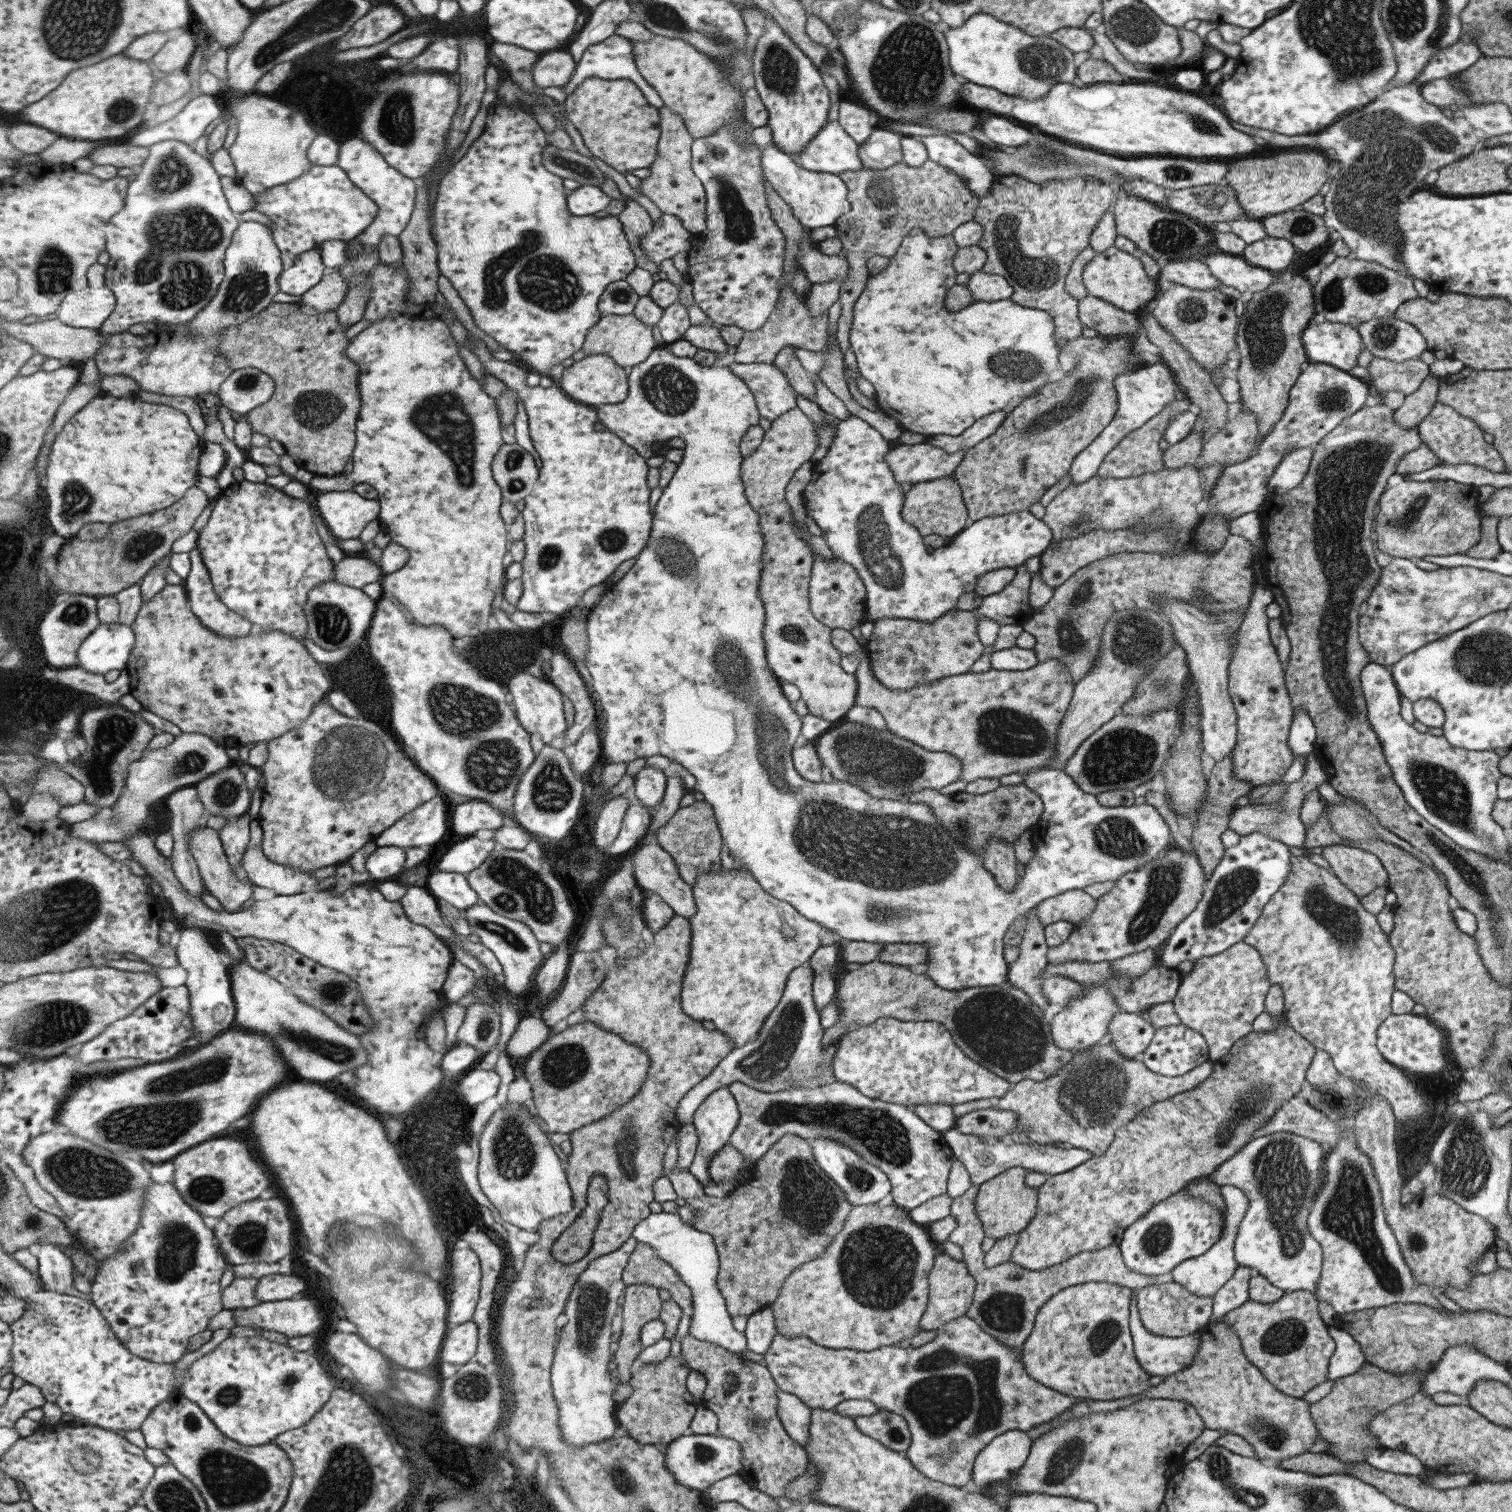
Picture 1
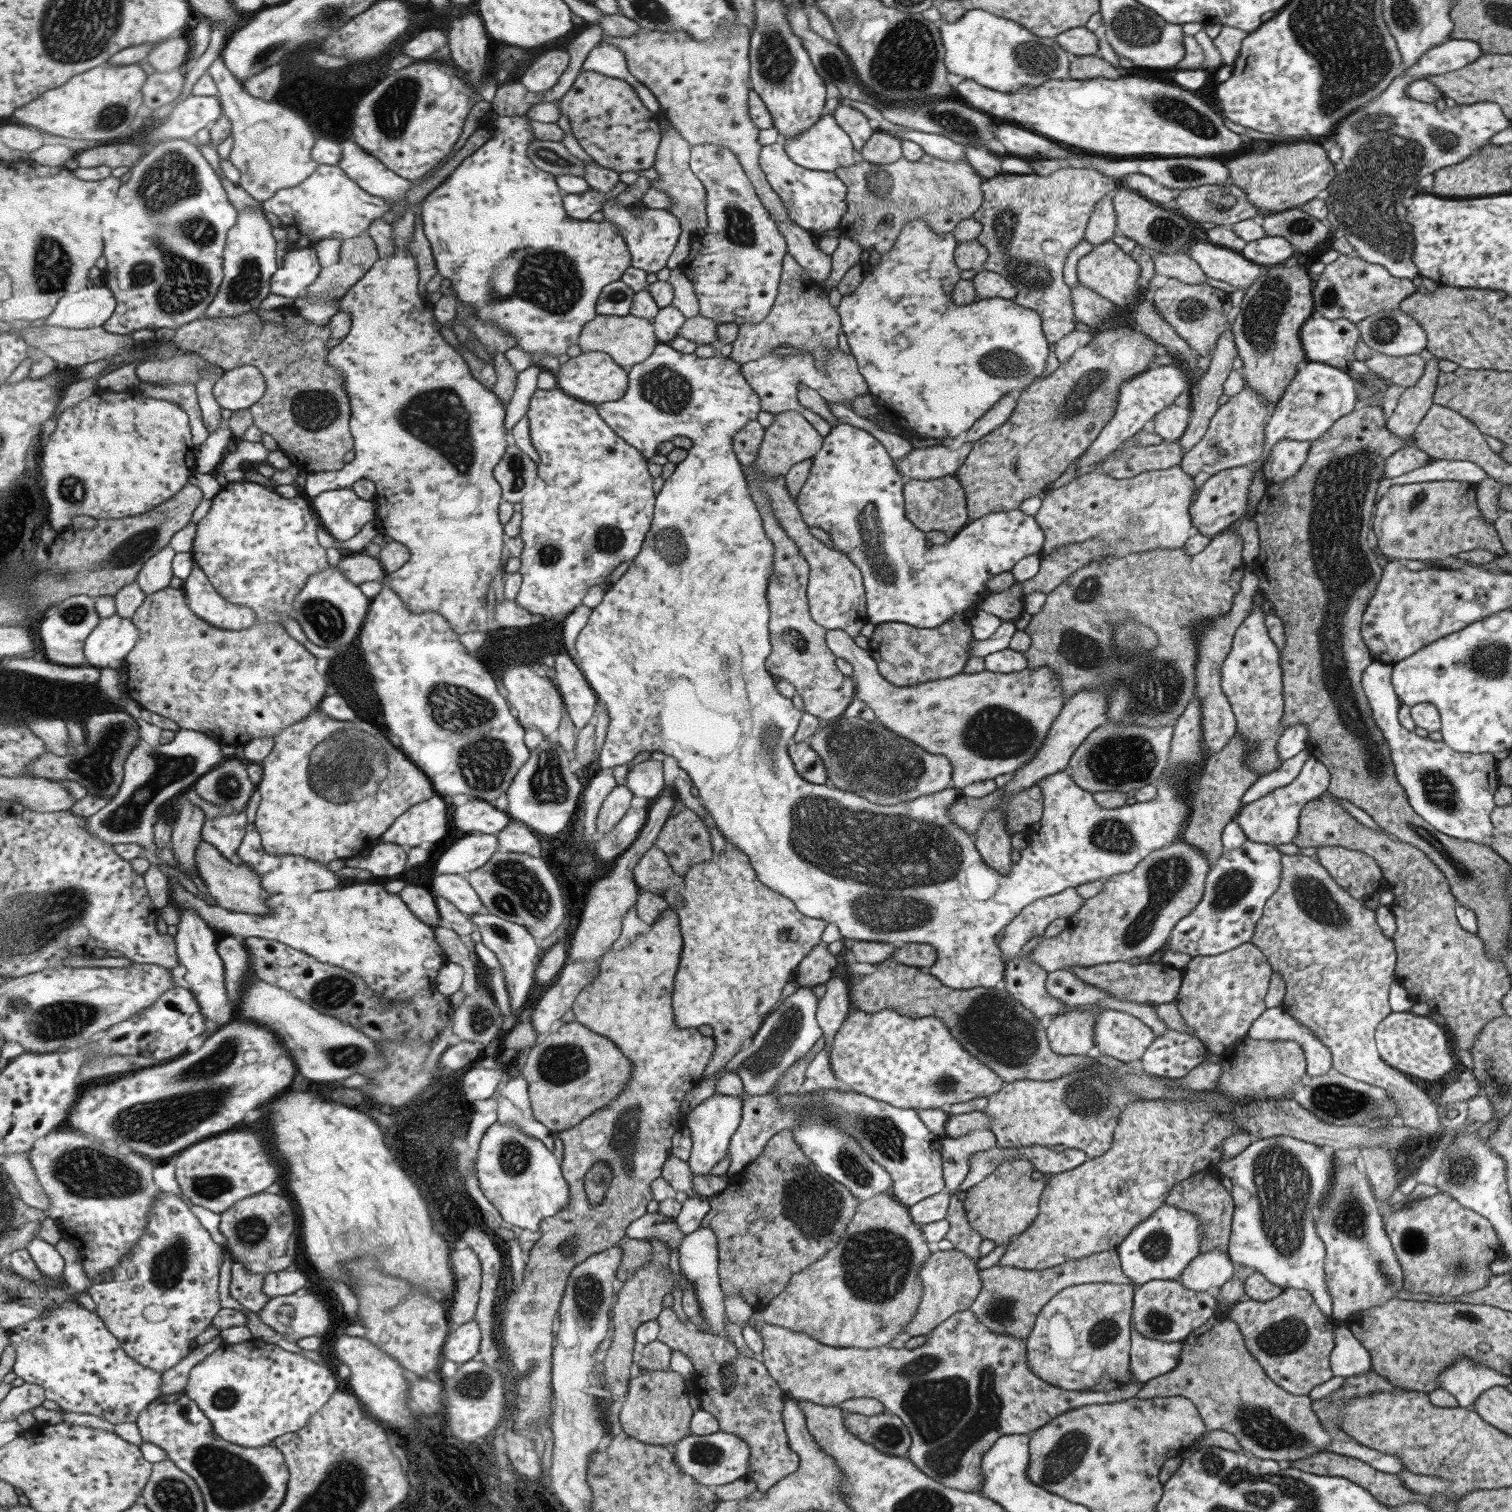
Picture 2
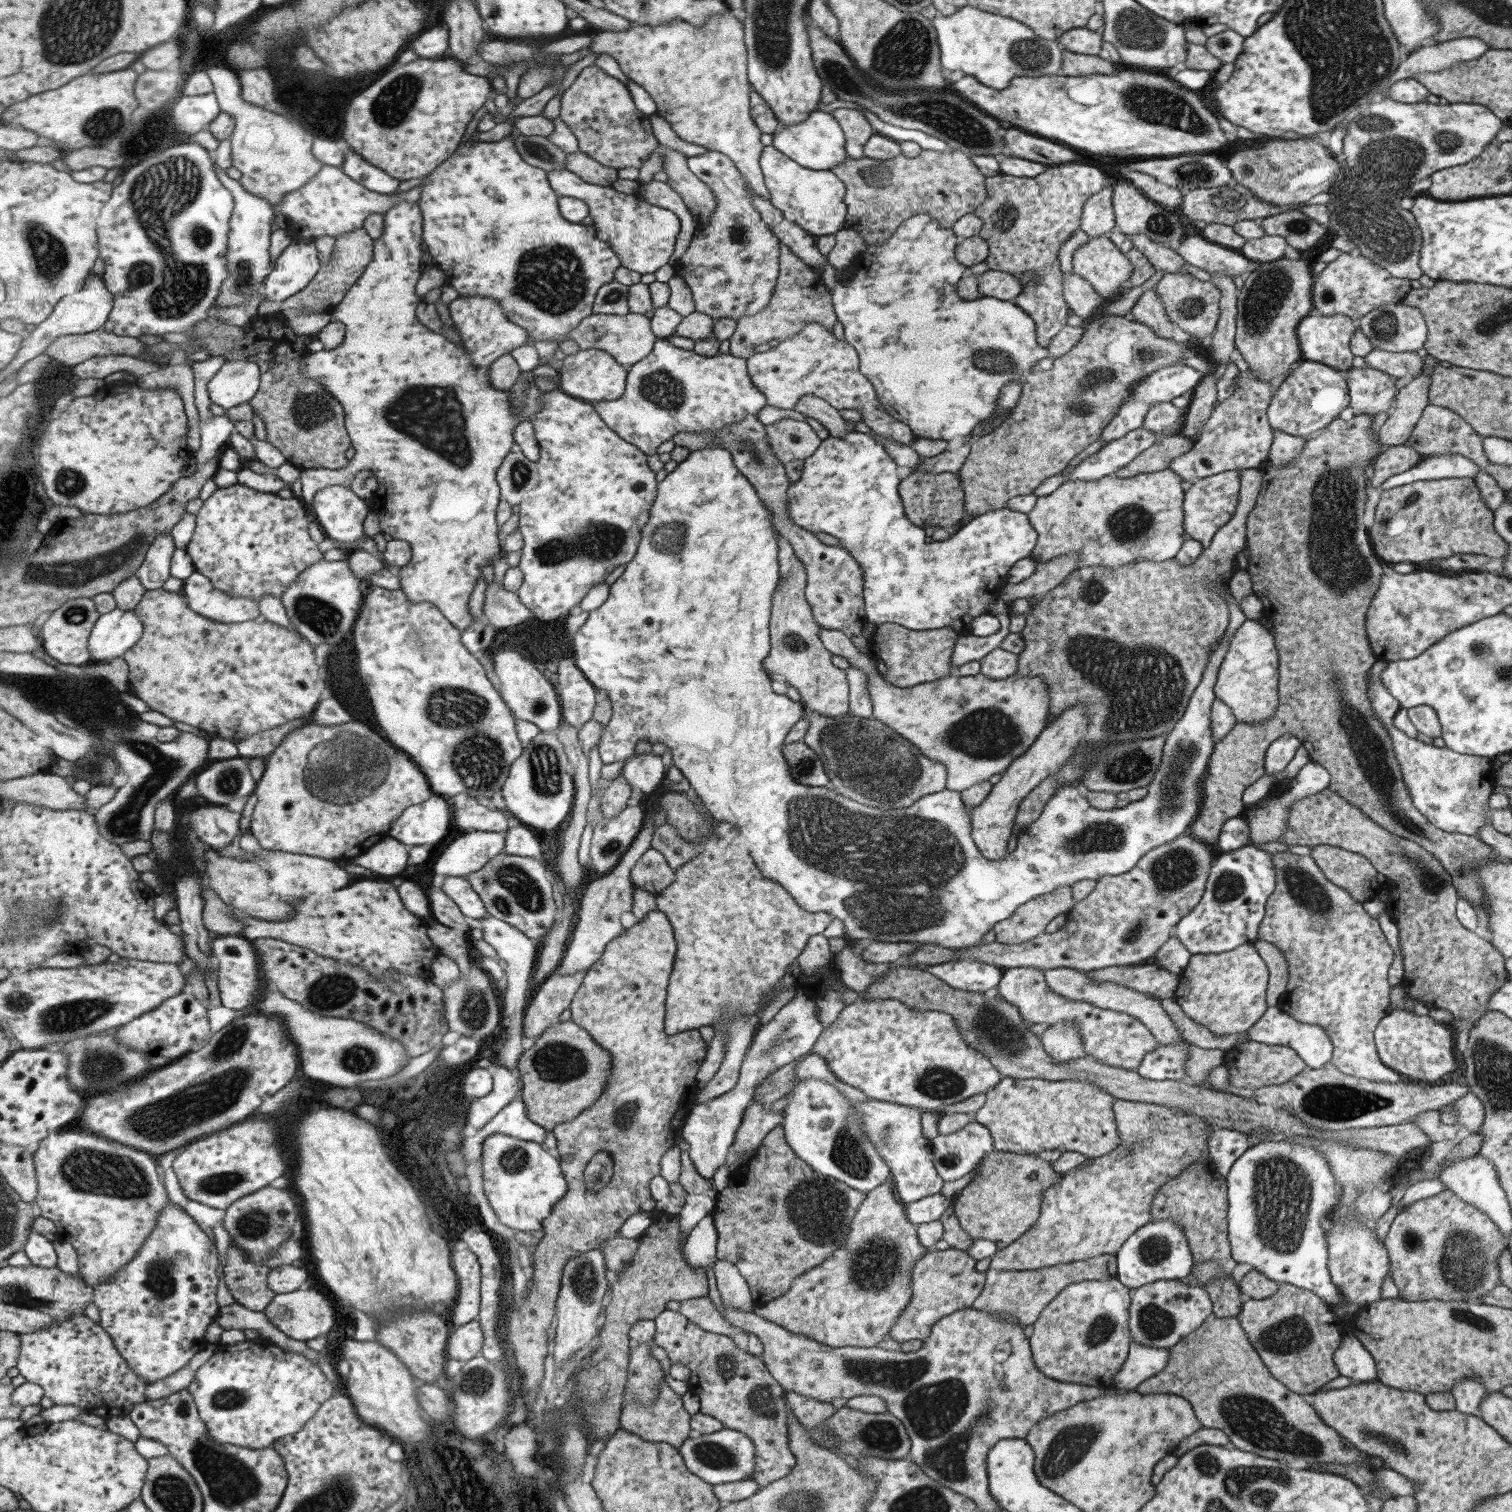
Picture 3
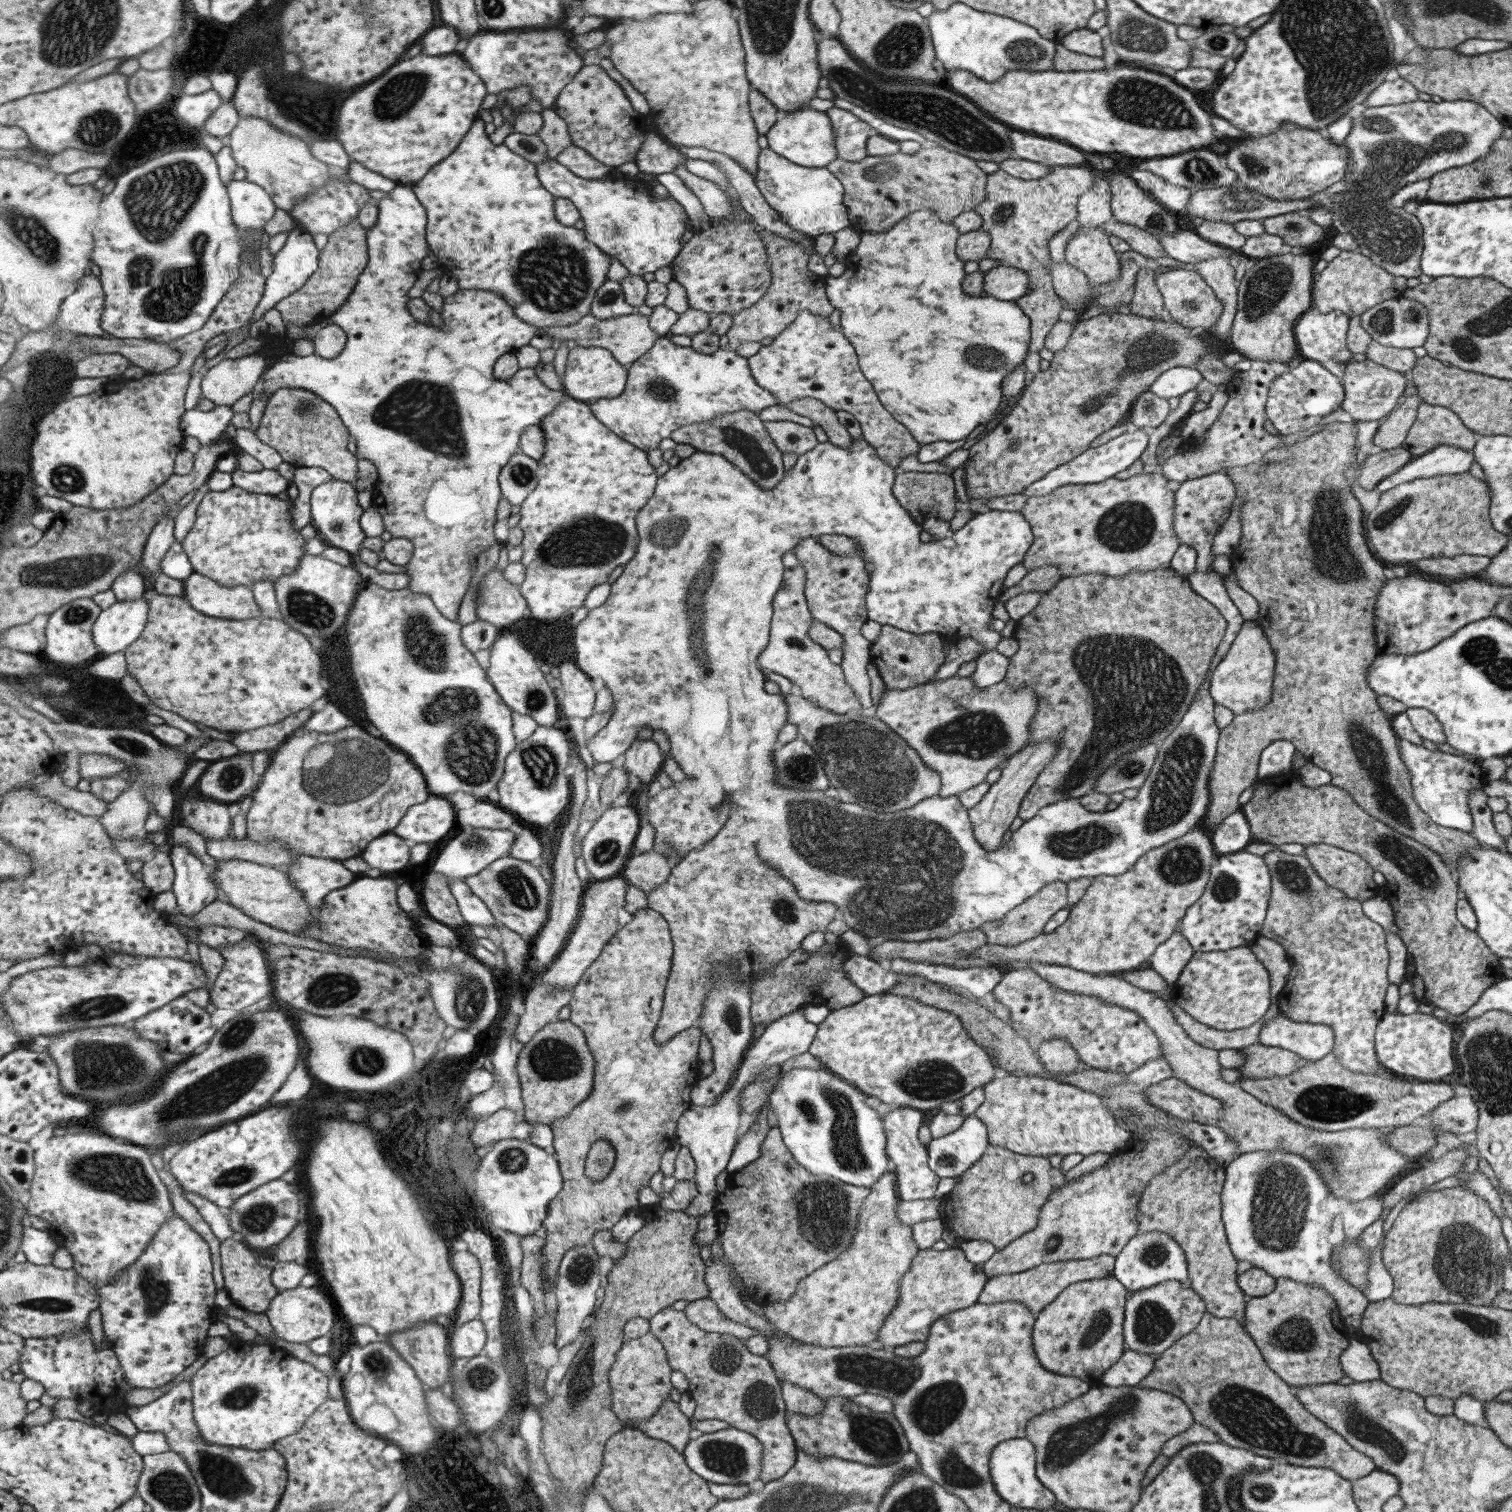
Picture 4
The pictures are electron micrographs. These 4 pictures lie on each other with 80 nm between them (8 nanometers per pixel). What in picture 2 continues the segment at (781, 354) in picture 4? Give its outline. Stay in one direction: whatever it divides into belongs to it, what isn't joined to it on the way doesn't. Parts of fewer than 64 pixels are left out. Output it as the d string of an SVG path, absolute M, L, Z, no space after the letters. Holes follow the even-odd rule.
M796 348L798 356L777 356L775 354L766 355L758 360L743 364L743 374L745 379L751 384L754 391L761 399L763 412L779 414L785 411L795 411L798 409L798 388L803 385L812 388L821 398L824 398L829 412L834 415L841 424L862 429L872 435L886 450L892 460L905 457L912 449L910 442L905 436L893 426L892 420L883 421L883 431L874 425L872 420L854 414L852 410L844 404L851 401L857 395L869 394L864 378L859 374L855 359L851 352L846 355L838 348L828 348L823 356L820 366L813 353L807 353L802 348Z

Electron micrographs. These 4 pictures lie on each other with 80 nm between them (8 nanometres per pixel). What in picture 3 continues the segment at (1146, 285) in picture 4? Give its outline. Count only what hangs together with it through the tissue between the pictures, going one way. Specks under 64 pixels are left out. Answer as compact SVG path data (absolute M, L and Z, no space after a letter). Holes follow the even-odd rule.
M1151 289L1143 292L1128 313L1131 320L1141 323L1161 339L1173 339L1175 326L1167 319L1161 300Z

